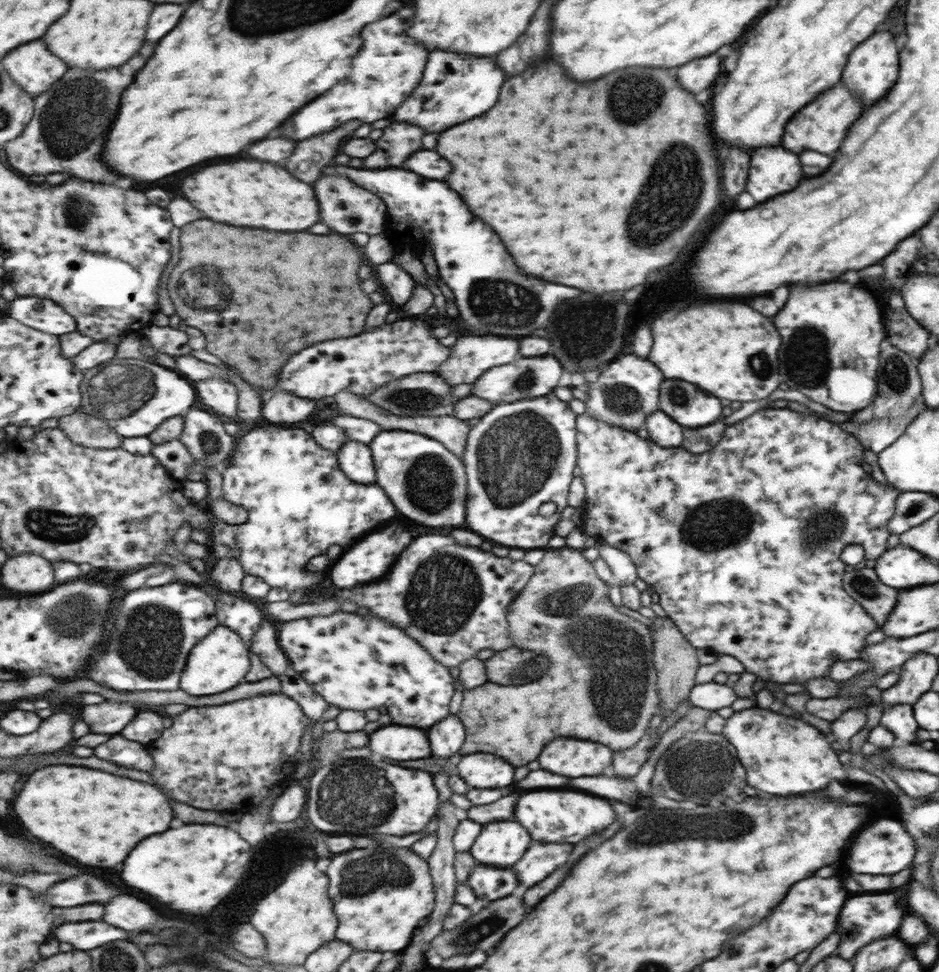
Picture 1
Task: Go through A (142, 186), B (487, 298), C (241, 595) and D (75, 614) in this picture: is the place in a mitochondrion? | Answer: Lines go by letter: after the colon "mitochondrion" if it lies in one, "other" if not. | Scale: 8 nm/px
A: other
B: mitochondrion
C: other
D: mitochondrion

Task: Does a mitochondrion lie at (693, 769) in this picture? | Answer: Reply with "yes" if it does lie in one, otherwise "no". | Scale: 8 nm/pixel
yes

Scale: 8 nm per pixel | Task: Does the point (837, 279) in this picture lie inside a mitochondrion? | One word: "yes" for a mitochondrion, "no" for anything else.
no

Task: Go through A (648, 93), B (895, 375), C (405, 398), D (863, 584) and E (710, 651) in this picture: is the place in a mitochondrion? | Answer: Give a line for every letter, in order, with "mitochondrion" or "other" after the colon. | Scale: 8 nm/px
A: mitochondrion
B: mitochondrion
C: mitochondrion
D: mitochondrion
E: other

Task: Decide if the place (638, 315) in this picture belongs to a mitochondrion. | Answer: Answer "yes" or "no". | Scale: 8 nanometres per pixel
no

